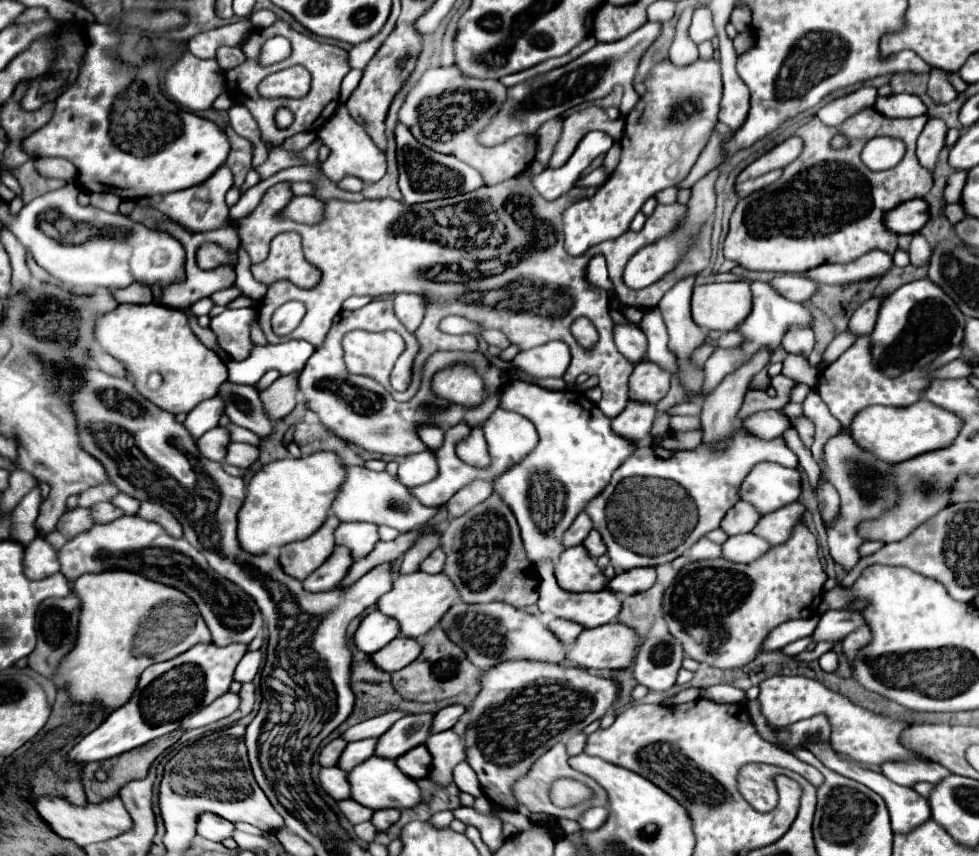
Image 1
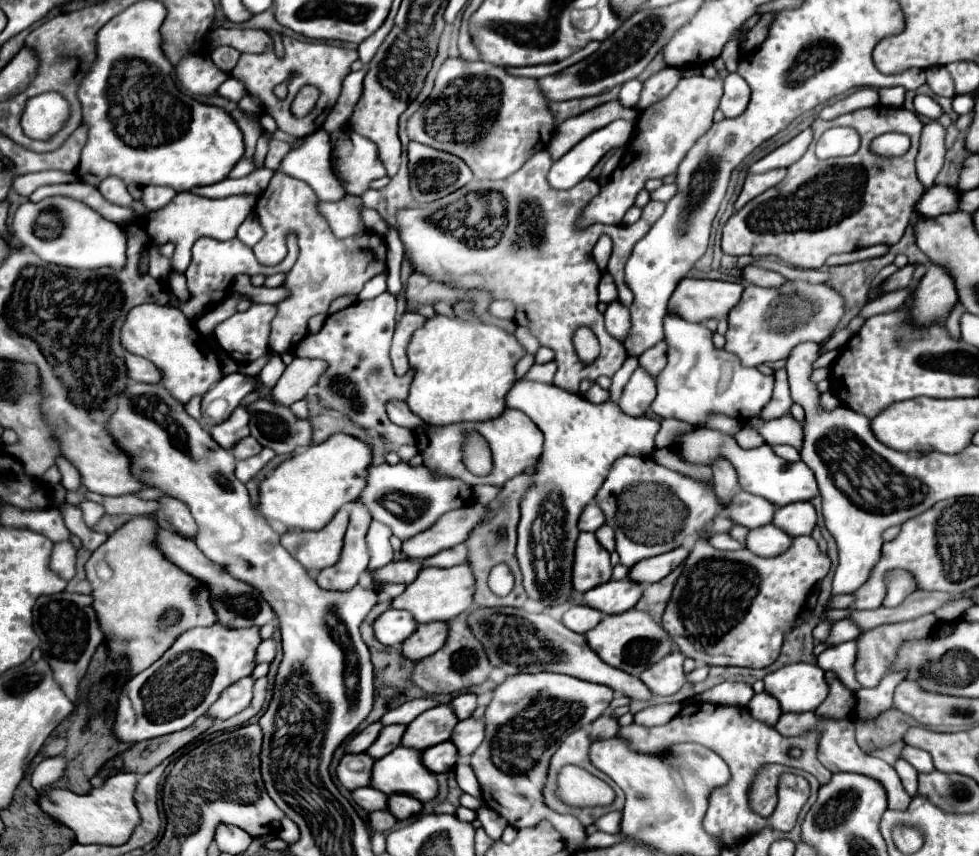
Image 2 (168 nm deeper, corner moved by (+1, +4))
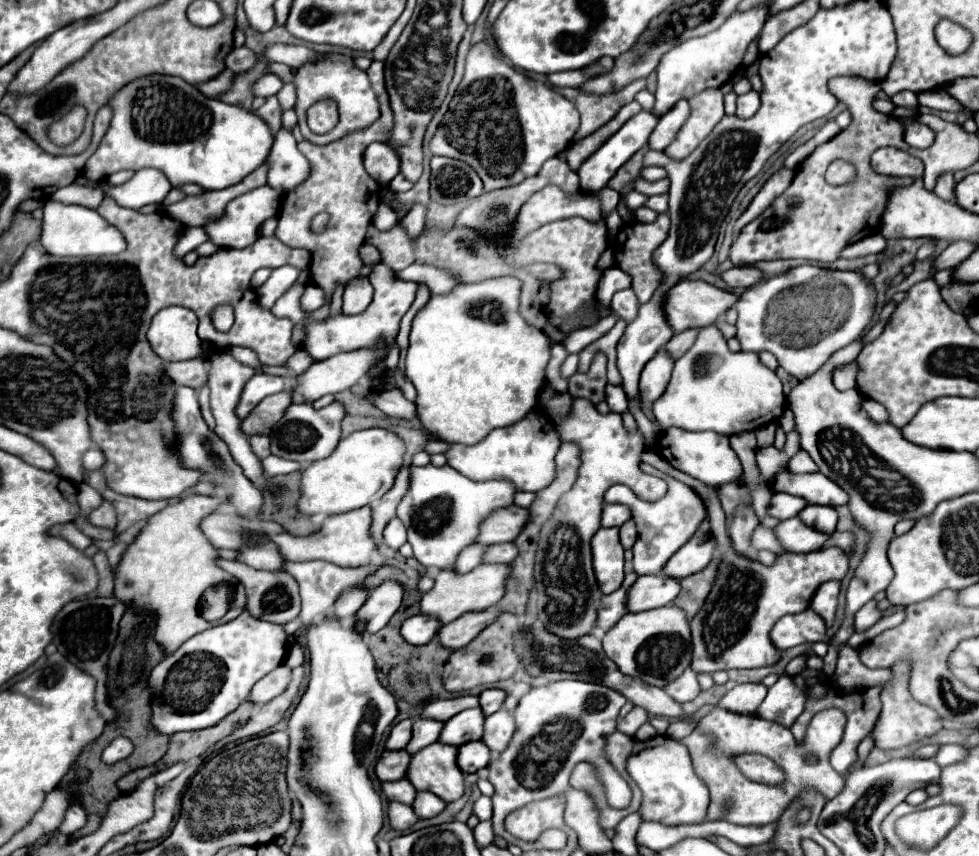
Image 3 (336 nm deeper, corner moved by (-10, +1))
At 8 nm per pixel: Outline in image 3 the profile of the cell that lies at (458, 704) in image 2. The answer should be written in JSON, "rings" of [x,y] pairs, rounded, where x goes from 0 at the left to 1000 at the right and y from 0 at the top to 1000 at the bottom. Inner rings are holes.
{"rings":[[[507,804],[494,806],[490,811],[490,827],[492,827],[492,832],[496,832],[496,836],[505,834],[507,829],[511,829],[515,815],[517,815],[517,808],[515,806],[507,806]]]}

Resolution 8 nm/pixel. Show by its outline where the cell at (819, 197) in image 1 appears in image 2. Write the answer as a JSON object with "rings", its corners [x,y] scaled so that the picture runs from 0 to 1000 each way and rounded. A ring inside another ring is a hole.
{"rings":[[[894,123],[890,127],[877,127],[873,132],[859,134],[851,141],[832,139],[828,151],[828,172],[804,197],[802,209],[775,230],[767,232],[757,246],[745,254],[739,265],[739,296],[753,300],[792,298],[810,312],[837,314],[847,298],[875,293],[896,284],[914,286],[922,277],[924,265],[933,254],[933,239],[945,223],[935,202],[935,181],[943,151],[939,134],[922,125],[912,127]],[[857,146],[875,151],[879,158],[877,176],[869,183],[835,186],[832,165],[841,153]],[[906,153],[928,155],[931,172],[924,181],[904,186],[888,176],[890,162]]]}

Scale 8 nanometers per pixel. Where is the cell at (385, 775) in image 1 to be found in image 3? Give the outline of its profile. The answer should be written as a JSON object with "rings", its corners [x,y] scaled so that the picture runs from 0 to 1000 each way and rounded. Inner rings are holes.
{"rings":[[[439,869],[421,883],[415,909],[427,923],[437,923],[456,937],[464,937],[474,928],[474,902],[470,902],[466,883],[468,871]]]}

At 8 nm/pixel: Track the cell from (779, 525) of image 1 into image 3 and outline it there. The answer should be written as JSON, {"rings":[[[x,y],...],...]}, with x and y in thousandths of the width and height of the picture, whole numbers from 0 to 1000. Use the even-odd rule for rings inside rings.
{"rings":[[[825,591],[821,598],[817,598],[817,605],[823,612],[831,612],[831,617],[838,617],[840,621],[850,624],[856,610],[856,598],[850,591]]]}

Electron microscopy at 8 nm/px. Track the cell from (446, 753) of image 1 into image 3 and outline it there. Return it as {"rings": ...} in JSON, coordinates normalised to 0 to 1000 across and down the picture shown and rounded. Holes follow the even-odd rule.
{"rings":[[[511,827],[509,832],[505,832],[503,836],[496,839],[496,853],[492,864],[498,869],[501,874],[501,883],[503,888],[511,883],[511,879],[515,879],[523,864],[523,857],[527,853],[527,843],[523,832]]]}

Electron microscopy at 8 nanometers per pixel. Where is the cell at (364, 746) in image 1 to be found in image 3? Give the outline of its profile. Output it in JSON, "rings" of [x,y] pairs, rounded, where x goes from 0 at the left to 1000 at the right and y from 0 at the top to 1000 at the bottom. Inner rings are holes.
{"rings":[[[427,839],[427,841],[423,843],[421,864],[419,864],[419,869],[417,869],[417,874],[415,874],[415,876],[417,876],[417,879],[421,879],[421,881],[425,881],[427,876],[431,876],[431,874],[435,874],[435,871],[443,869],[443,867],[447,864],[447,860],[449,860],[451,850],[454,850],[454,843],[449,843],[449,841]]]}

